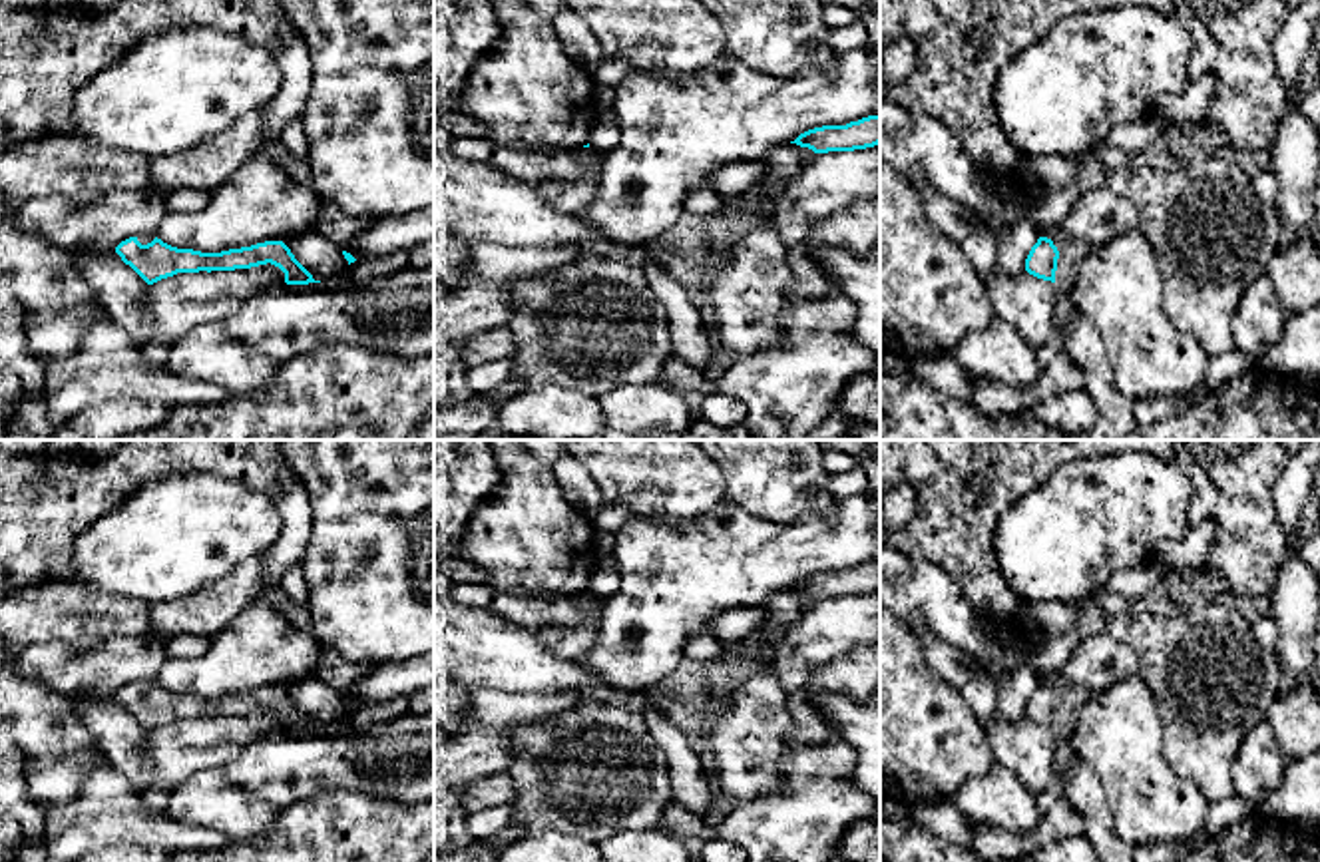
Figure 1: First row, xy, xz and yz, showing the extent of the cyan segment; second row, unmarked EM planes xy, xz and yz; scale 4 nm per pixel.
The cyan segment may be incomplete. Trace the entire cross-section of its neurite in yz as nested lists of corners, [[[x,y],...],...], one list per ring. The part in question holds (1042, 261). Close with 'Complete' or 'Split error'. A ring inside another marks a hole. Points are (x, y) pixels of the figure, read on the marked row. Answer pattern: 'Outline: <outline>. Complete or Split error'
Outline: [[[1039,237],[1025,259],[1025,271],[1037,279],[1069,287],[1087,253],[1083,243]]]. Split error

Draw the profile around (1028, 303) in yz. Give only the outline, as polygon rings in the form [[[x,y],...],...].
[[[988,271],[980,279],[997,319],[1013,324],[1033,348],[1049,340],[1059,295],[1057,283],[1037,279],[1027,271],[1013,277]]]

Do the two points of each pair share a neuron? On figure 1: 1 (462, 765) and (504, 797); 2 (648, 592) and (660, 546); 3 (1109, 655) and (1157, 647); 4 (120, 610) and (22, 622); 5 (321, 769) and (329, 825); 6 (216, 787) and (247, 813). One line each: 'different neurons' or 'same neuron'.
1: different neurons
2: same neuron
3: different neurons
4: same neuron
5: different neurons
6: same neuron

